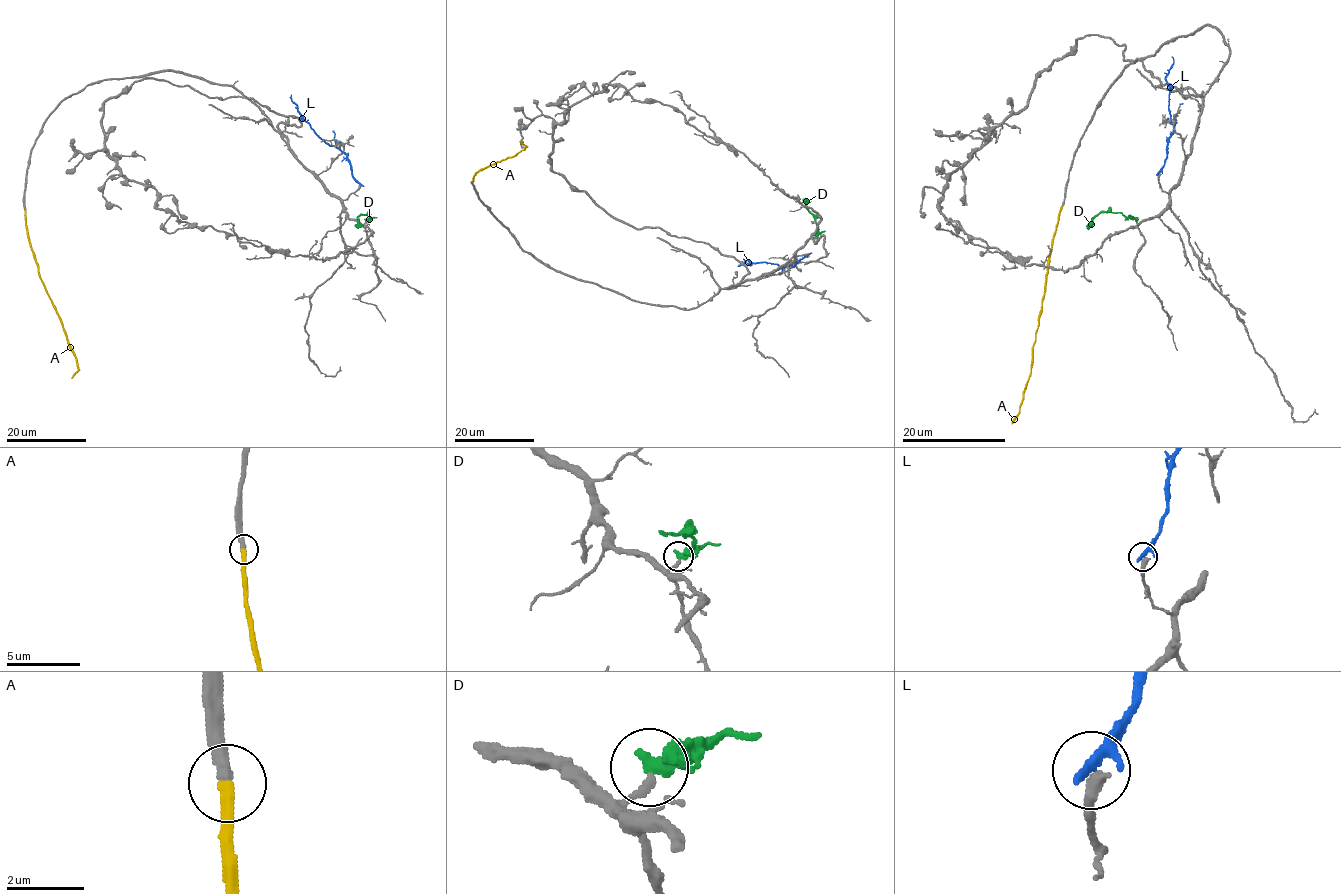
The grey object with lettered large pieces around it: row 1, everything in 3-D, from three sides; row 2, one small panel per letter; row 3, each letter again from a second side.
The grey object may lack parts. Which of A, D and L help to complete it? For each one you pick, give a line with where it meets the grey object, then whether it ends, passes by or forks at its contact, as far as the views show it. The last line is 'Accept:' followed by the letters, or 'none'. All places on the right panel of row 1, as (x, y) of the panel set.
A: Touches grey at (1062, 205). It ends there
Accept: A

